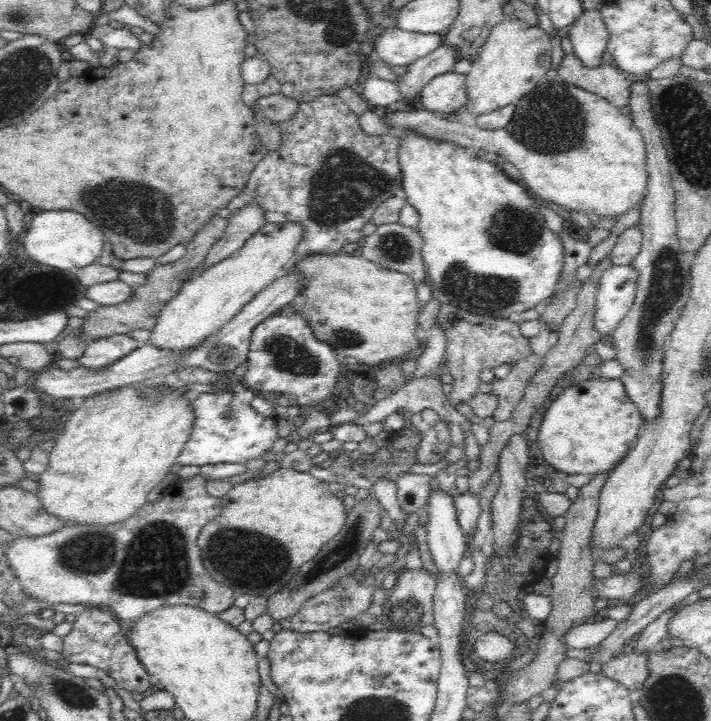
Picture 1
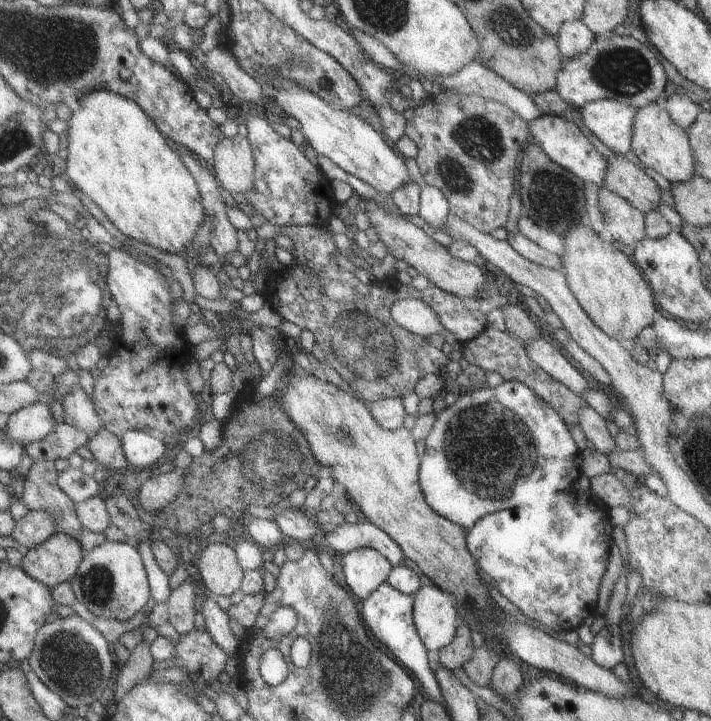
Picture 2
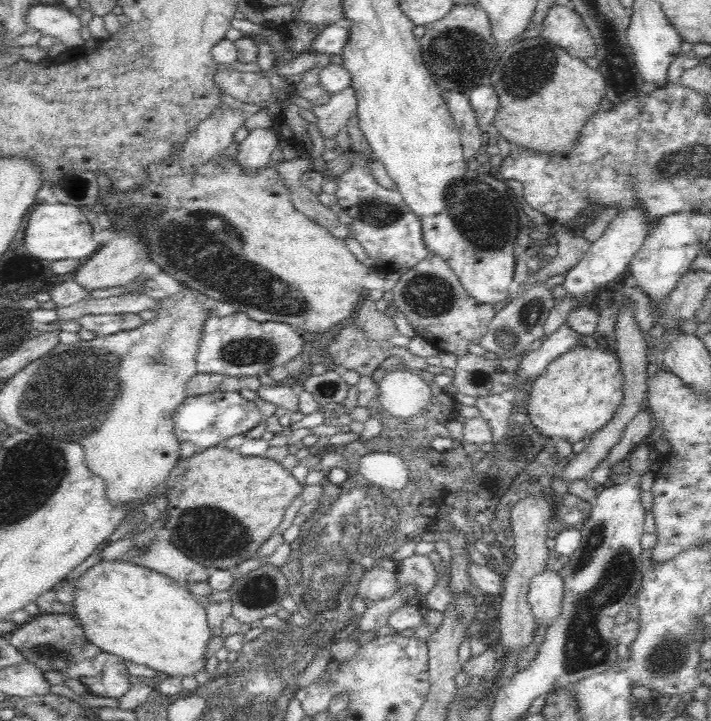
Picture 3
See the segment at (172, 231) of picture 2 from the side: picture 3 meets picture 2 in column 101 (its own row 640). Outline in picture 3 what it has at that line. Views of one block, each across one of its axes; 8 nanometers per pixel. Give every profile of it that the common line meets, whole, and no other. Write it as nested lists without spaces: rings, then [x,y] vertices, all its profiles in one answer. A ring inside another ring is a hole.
[[[107,561],[96,564],[79,578],[74,600],[77,622],[82,626],[86,639],[102,652],[118,656],[123,661],[146,666],[170,678],[196,678],[206,668],[208,646],[214,638],[207,618],[207,609],[184,586],[146,568],[124,561]]]

